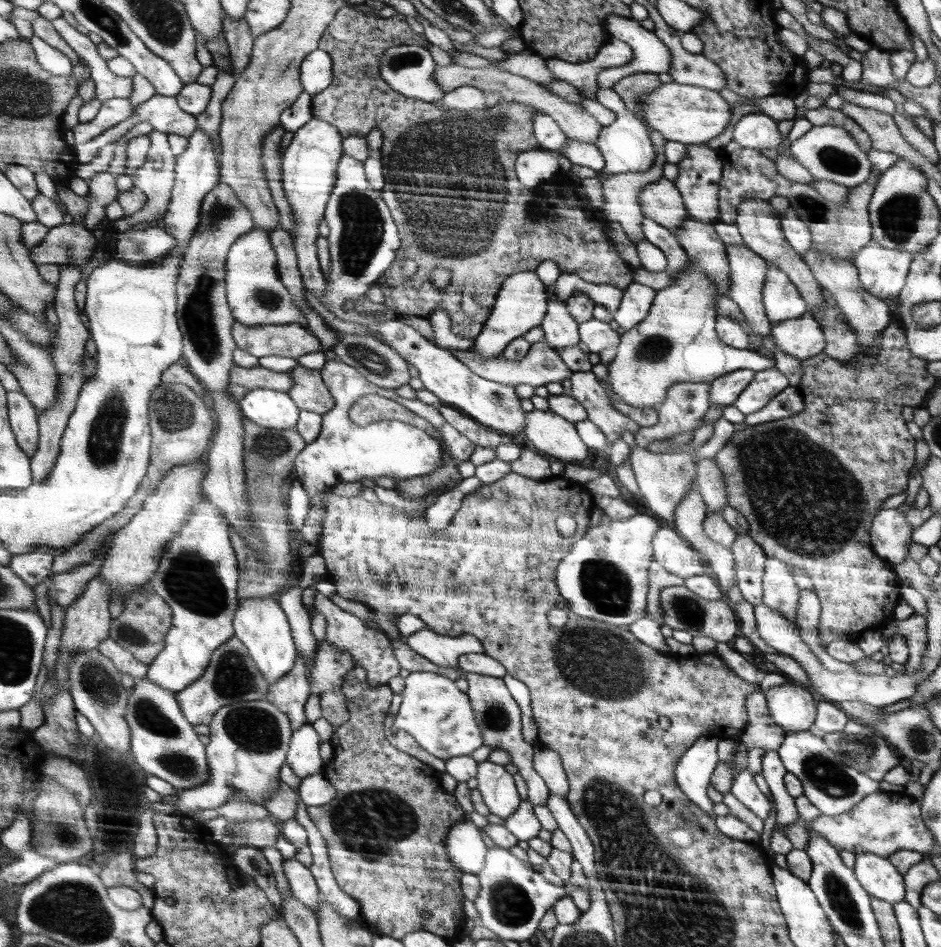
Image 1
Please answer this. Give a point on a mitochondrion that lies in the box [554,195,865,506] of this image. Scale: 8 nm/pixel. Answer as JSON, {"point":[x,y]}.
{"point":[655,348]}

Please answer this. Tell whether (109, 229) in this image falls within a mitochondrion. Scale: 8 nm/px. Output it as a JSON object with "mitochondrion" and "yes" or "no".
{"mitochondrion":"no"}

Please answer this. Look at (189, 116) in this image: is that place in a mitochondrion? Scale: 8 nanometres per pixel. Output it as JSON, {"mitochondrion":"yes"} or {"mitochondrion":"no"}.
{"mitochondrion":"no"}

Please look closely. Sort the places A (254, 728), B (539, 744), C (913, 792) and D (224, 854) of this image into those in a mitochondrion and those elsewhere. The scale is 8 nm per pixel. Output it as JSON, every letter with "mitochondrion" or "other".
{"A":"mitochondrion","B":"other","C":"other","D":"other"}

